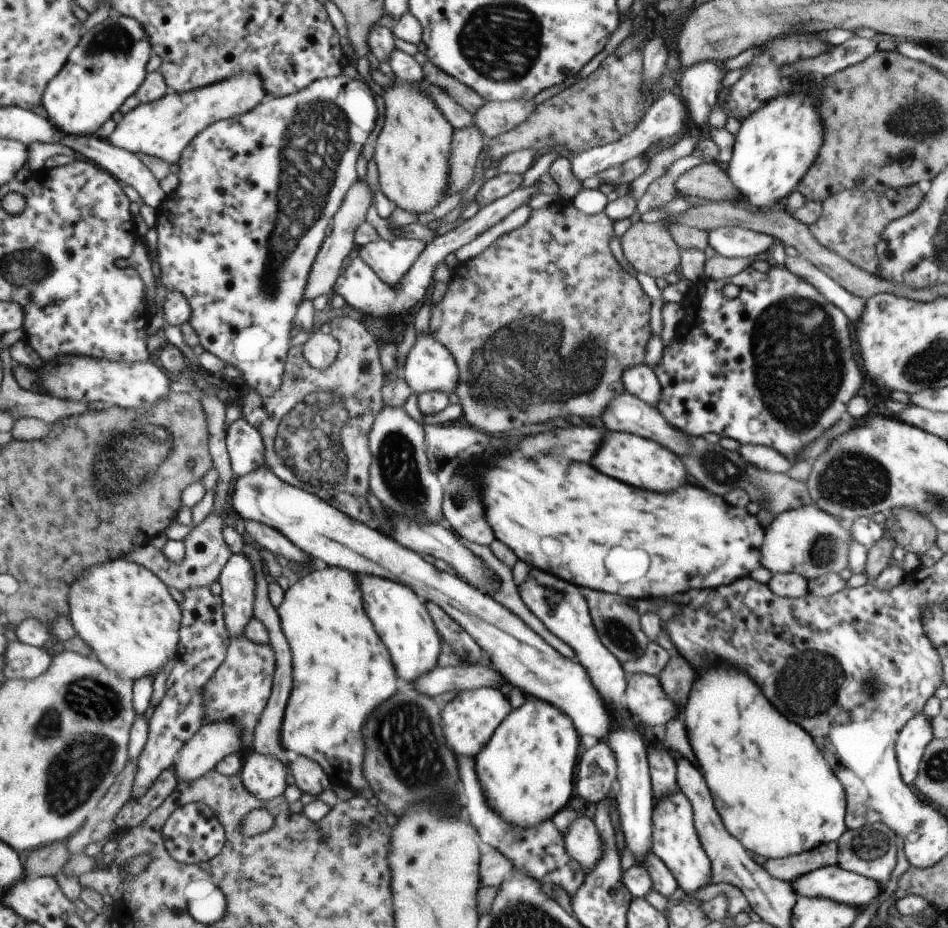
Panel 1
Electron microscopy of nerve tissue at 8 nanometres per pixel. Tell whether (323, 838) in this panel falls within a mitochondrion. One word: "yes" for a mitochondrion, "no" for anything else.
no

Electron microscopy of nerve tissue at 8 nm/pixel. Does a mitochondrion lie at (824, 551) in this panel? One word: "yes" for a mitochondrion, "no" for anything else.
yes

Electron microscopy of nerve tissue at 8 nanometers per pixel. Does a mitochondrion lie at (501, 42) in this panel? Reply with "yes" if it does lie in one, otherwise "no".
yes

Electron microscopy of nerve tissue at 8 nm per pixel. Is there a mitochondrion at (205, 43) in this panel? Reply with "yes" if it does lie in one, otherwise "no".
yes

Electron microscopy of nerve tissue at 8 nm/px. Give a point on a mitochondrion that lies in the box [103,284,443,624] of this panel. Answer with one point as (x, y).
(315, 438)

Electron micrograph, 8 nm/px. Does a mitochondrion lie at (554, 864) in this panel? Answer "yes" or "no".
no

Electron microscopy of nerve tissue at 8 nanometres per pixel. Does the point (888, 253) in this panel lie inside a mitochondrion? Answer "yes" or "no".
no

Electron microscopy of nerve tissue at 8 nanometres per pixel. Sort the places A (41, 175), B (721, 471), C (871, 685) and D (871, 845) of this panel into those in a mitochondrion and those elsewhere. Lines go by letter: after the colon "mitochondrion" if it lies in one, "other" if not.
A: other
B: mitochondrion
C: mitochondrion
D: mitochondrion

